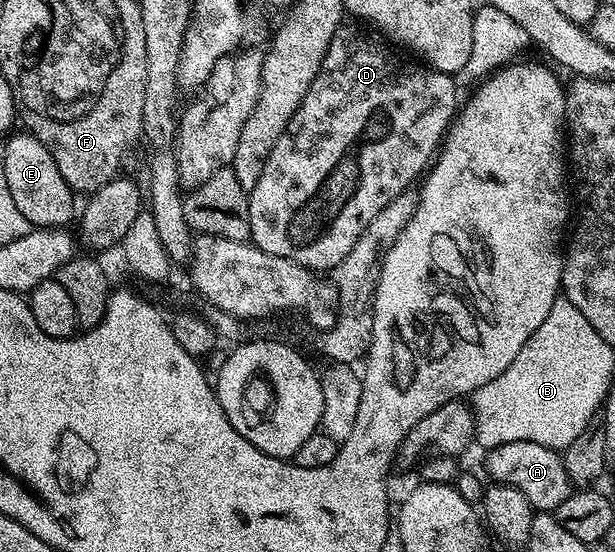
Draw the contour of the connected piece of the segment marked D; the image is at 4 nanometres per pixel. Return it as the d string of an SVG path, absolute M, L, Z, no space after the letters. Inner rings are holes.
M345 26L338 27L307 96L303 96L295 116L291 116L291 120L279 136L279 140L275 140L275 144L271 148L271 156L267 156L263 176L259 176L259 184L255 184L255 188L248 191L249 219L251 220L249 237L253 245L258 246L259 249L268 254L289 258L301 266L309 267L314 272L322 272L321 270L329 272L333 267L340 264L351 252L352 246L364 232L365 226L369 225L371 220L379 215L380 210L391 200L395 200L395 196L399 196L404 190L410 189L417 177L419 177L418 179L422 177L423 171L430 165L434 155L438 153L439 147L442 145L443 139L459 110L457 90L453 87L452 82L454 79L448 73L435 70L428 64L416 66L413 62L404 62L392 50L394 47L388 41L382 40L383 42L380 42L373 34L364 34L361 30L347 30L346 28Z

